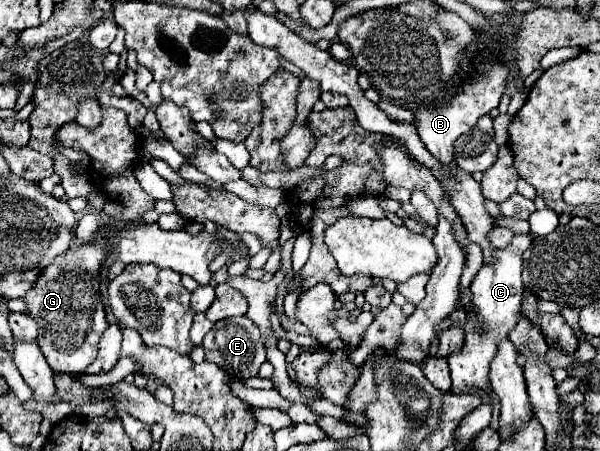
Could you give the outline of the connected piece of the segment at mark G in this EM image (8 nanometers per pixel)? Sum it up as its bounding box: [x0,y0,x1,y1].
[23,236,111,374]

